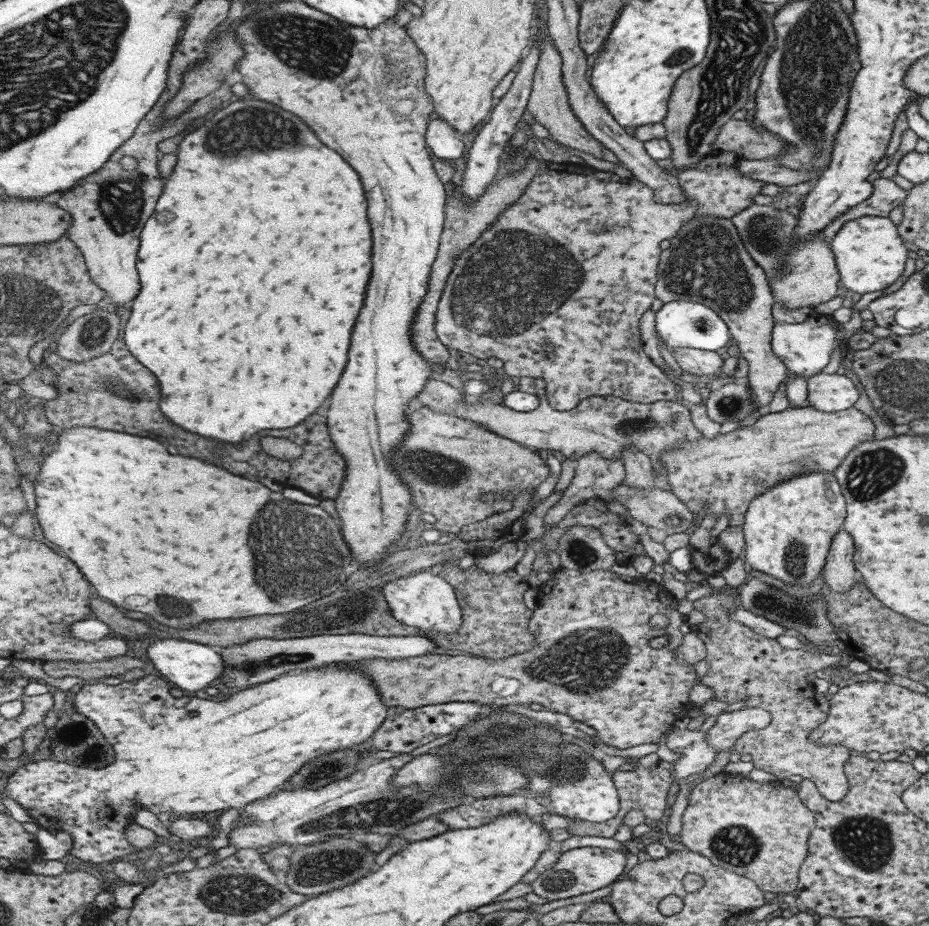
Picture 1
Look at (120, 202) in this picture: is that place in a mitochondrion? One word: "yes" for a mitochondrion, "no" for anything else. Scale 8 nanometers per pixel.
yes

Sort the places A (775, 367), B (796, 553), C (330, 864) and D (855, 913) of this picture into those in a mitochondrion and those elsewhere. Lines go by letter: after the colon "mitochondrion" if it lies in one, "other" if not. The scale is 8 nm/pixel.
A: other
B: mitochondrion
C: mitochondrion
D: other

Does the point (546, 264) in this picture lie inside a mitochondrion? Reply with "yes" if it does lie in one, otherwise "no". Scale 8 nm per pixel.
yes

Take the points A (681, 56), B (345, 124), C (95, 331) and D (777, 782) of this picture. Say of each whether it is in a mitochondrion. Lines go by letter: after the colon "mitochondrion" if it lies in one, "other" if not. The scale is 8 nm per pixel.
A: mitochondrion
B: other
C: mitochondrion
D: other

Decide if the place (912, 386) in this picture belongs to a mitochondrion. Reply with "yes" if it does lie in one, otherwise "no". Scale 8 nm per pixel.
yes

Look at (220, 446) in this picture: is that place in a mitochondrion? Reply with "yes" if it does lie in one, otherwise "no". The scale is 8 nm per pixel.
no

